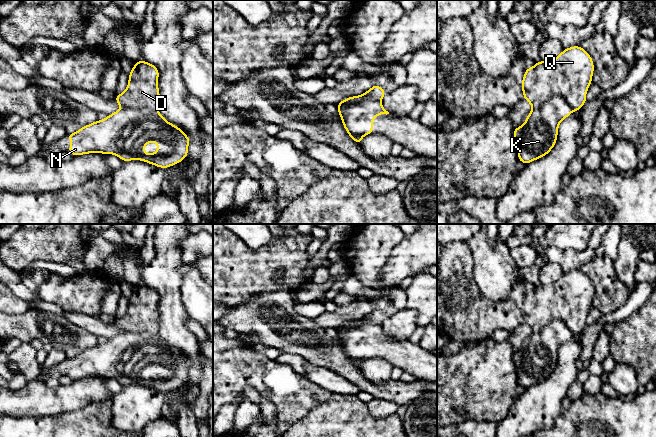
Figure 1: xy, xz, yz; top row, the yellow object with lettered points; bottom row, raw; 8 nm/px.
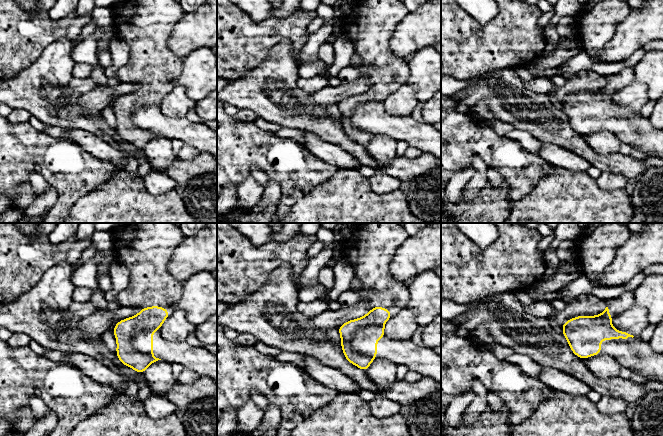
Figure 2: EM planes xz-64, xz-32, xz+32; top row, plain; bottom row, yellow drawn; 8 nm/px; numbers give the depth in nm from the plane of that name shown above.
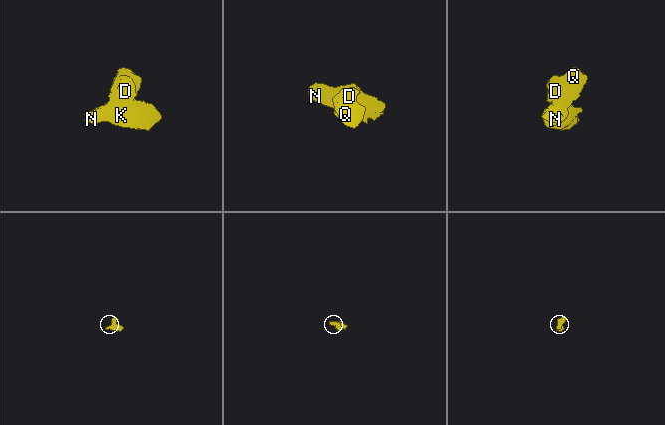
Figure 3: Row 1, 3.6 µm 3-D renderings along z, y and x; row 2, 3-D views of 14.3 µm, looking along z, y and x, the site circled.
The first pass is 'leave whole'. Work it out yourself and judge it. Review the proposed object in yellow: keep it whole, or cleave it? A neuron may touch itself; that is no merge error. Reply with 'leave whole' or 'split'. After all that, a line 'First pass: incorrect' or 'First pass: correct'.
split
First pass: incorrect

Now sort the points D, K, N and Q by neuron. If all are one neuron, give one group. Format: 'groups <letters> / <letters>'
groups D Q / K N

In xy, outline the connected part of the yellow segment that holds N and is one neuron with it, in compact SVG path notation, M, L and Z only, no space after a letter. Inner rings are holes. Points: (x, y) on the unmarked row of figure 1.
M122 332L103 344L97 344L91 348L83 350L73 358L67 358L66 362L72 364L68 376L74 381L90 377L114 378L124 386L131 384L141 384L159 392L168 392L183 385L188 380L188 369L190 362L176 349L168 346L157 334L148 332ZM149 366L156 366L158 374L153 378L146 378L144 371Z

